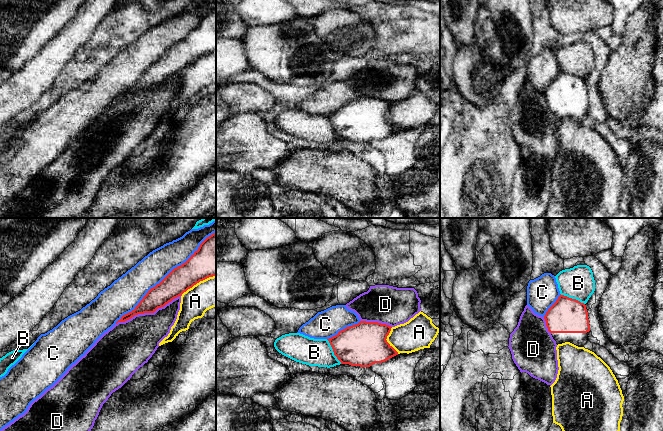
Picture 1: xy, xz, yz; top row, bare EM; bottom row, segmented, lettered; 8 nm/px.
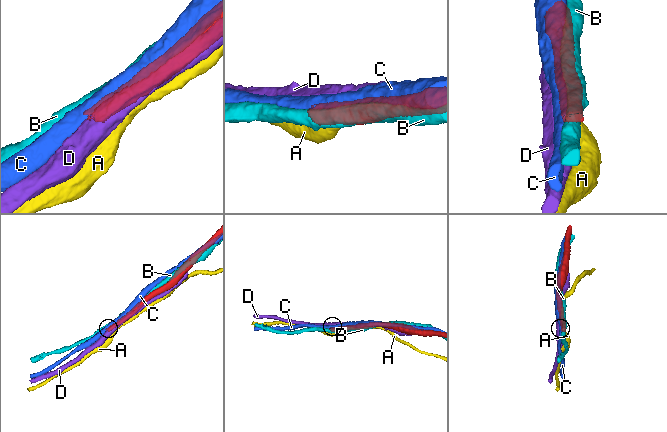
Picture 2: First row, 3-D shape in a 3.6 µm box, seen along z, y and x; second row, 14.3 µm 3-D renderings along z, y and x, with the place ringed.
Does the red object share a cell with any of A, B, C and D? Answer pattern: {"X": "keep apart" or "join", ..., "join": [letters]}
{"A": "keep apart", "B": "keep apart", "C": "keep apart", "D": "keep apart", "join": []}

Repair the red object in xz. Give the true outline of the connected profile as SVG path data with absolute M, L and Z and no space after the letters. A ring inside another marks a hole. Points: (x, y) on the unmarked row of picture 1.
M360 97L327 116L341 140L370 143L398 131L386 116L391 104L378 98Z

